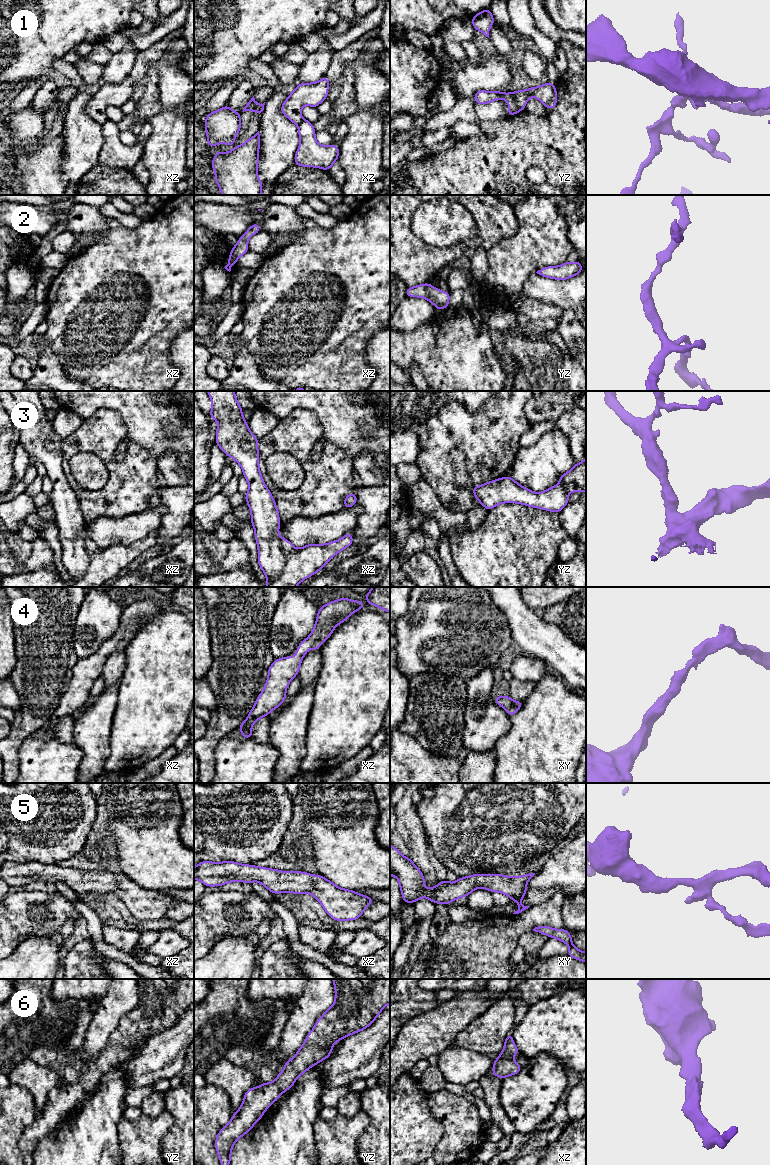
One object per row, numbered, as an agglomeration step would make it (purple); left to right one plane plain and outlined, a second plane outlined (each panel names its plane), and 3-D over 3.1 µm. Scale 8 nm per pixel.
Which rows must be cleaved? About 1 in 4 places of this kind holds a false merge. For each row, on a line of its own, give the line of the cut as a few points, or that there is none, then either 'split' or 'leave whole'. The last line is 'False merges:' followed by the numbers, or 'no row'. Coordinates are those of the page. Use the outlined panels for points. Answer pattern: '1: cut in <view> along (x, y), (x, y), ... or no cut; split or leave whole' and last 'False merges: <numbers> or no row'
1: cut in yz along (511, 93), (512, 100), (520, 110); split
2: no cut; leave whole
3: no cut; leave whole
4: no cut; leave whole
5: no cut; leave whole
6: no cut; leave whole
False merges: 1

